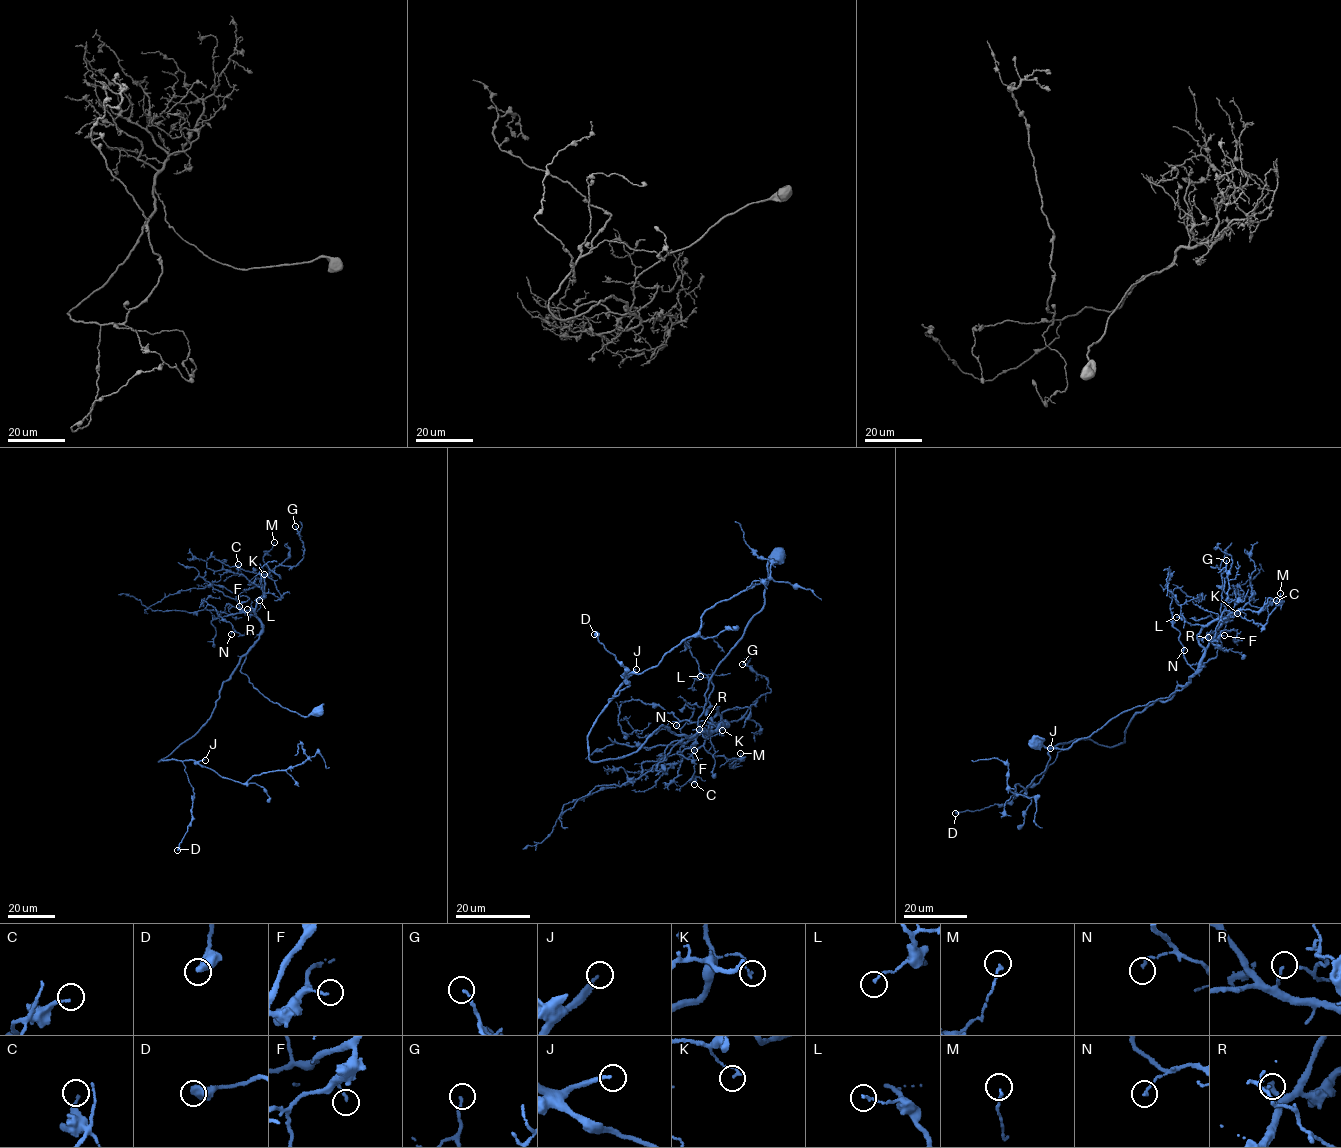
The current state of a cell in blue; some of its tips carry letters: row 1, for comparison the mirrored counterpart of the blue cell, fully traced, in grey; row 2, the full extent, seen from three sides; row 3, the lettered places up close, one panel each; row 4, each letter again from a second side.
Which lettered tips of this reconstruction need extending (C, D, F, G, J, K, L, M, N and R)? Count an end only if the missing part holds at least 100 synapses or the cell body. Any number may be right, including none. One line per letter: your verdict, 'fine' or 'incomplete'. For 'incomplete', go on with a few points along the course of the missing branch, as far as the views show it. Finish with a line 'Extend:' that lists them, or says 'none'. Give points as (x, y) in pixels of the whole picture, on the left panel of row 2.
C: fine
D: fine
F: fine
G: fine
J: incomplete; course (205, 760), (228, 746), (235, 717), (221, 659), (188, 624), (196, 606), (192, 578), (175, 560)
K: fine
L: fine
M: fine
N: fine
R: fine
Extend: J

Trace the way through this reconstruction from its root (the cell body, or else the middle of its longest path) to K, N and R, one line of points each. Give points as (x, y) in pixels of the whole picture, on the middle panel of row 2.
K: (778, 557), (767, 566), (764, 606), (705, 694), (697, 726), (726, 724), (709, 717), (713, 706), (722, 730)
N: (778, 557), (767, 566), (764, 606), (705, 694), (697, 726), (707, 732), (722, 726), (686, 720), (676, 725)
R: (778, 557), (767, 566), (764, 606), (719, 663), (705, 694), (698, 727), (707, 732), (726, 724), (699, 729)

